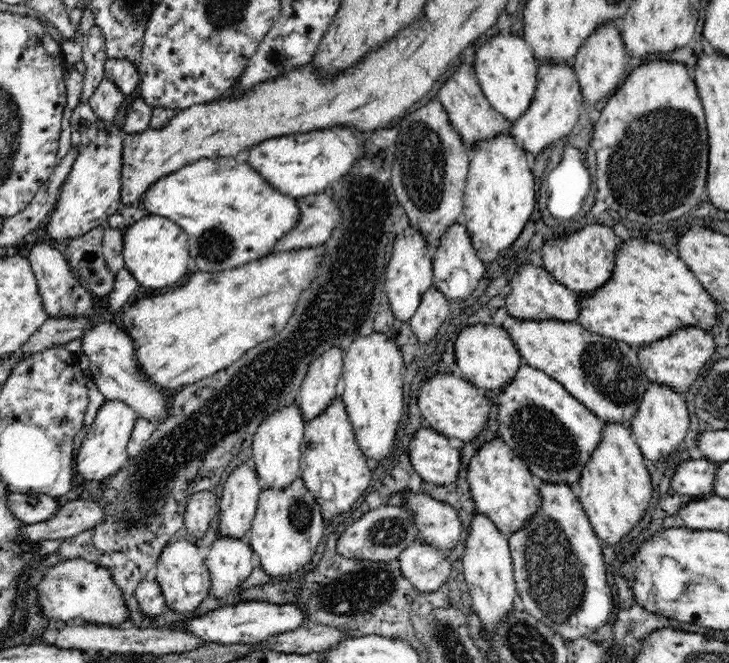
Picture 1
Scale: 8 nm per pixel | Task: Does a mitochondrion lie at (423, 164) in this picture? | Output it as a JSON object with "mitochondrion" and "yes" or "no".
{"mitochondrion":"yes"}

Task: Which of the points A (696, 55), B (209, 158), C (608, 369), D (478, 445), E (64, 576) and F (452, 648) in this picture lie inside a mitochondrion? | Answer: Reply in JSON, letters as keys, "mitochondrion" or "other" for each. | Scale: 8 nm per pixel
{"A":"other","B":"other","C":"mitochondrion","D":"other","E":"mitochondrion","F":"mitochondrion"}

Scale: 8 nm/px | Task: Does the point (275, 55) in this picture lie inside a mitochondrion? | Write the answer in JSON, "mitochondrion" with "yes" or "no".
{"mitochondrion":"yes"}

